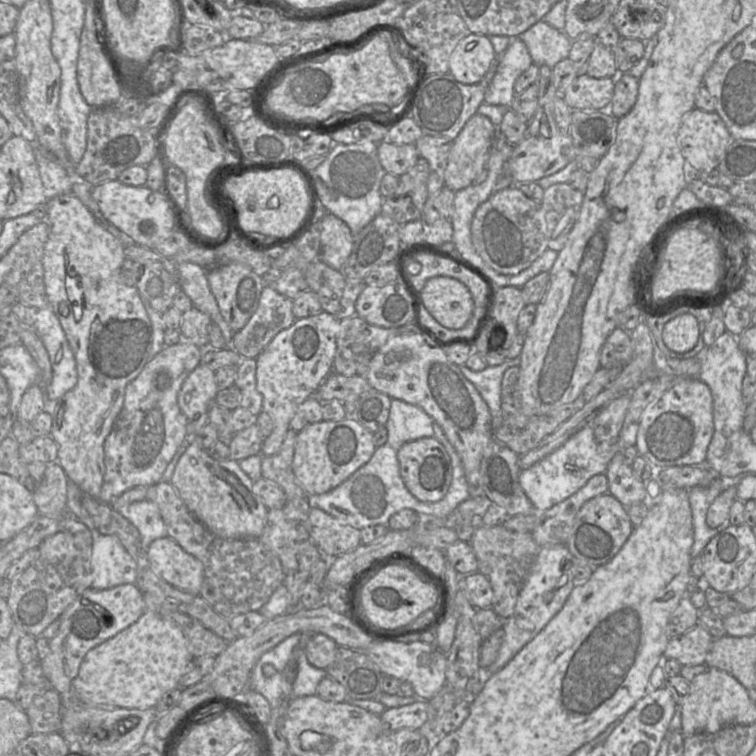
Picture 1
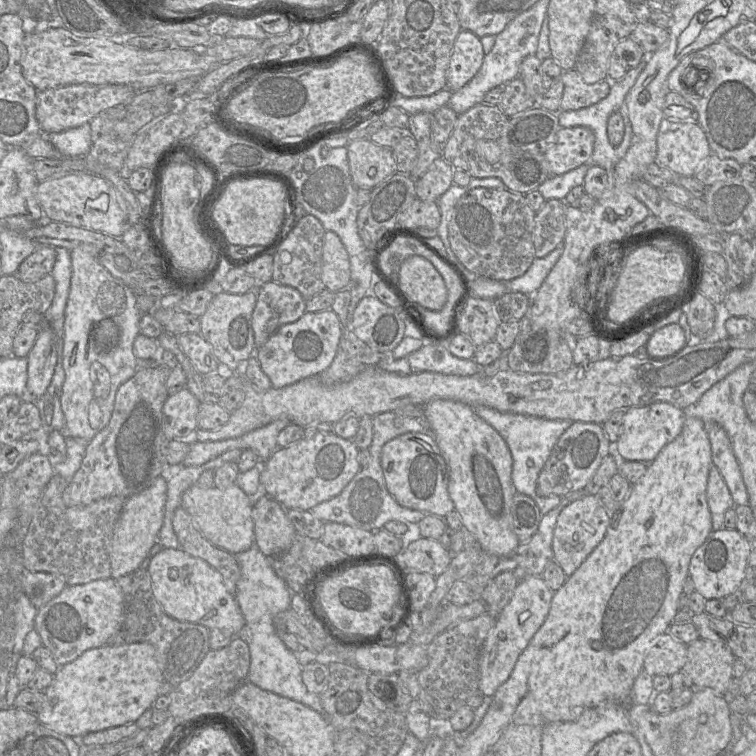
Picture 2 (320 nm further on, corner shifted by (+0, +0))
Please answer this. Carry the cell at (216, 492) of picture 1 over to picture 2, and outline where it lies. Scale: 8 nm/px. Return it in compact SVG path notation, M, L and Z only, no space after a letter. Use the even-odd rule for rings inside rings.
M236 483L224 488L200 488L196 484L182 494L181 506L190 515L200 533L214 546L233 555L248 550L255 543L252 519L253 498Z

